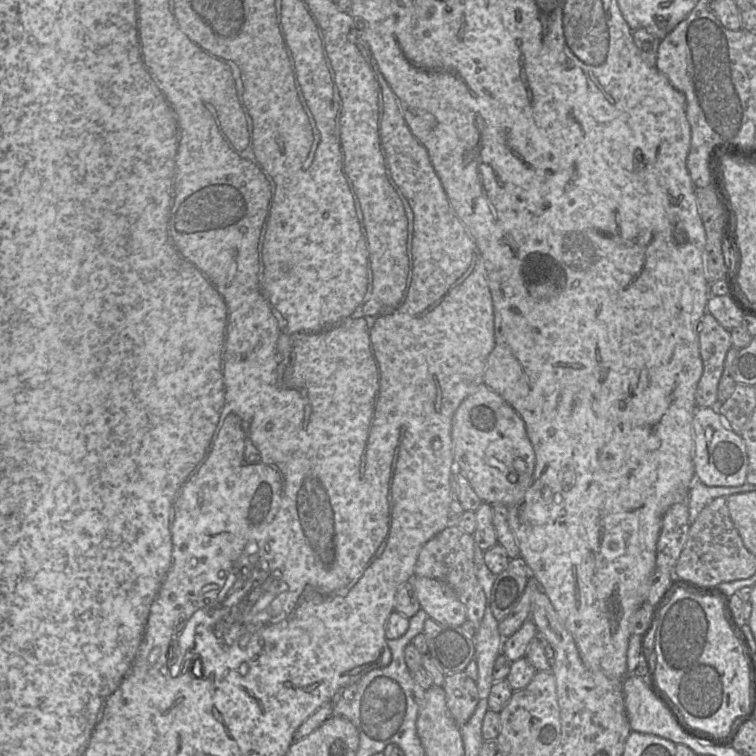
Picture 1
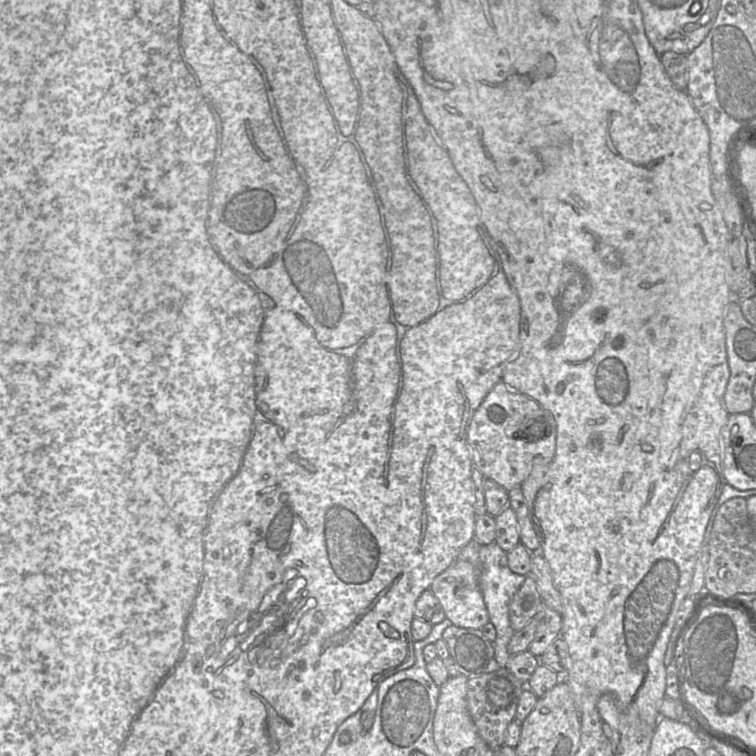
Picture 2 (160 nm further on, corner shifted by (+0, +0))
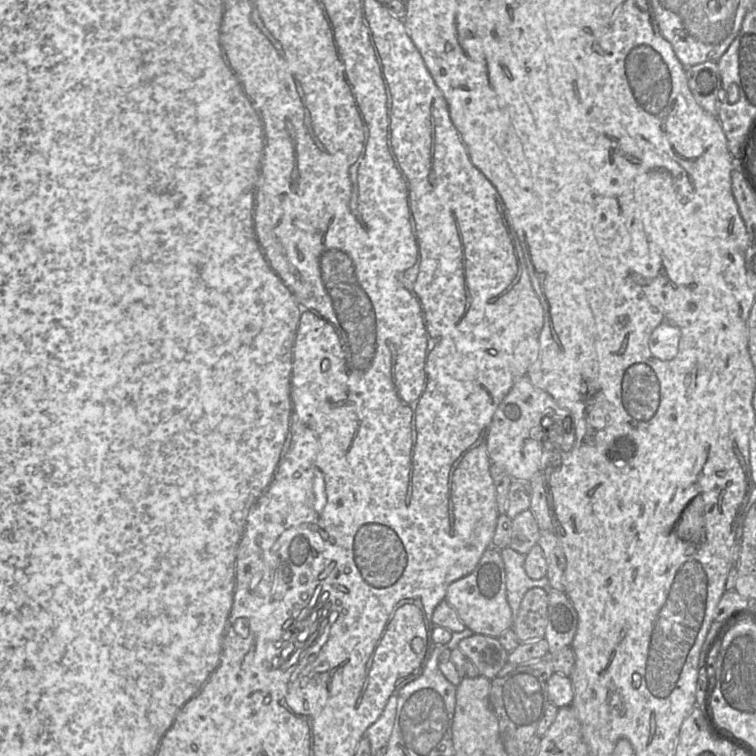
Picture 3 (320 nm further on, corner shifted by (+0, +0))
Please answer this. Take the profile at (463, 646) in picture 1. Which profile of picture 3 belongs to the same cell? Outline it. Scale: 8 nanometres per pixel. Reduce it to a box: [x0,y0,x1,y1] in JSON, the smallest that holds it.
[457,634,509,679]

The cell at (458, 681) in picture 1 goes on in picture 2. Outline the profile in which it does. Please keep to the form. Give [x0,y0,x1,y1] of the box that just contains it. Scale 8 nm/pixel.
[468,667,527,751]

